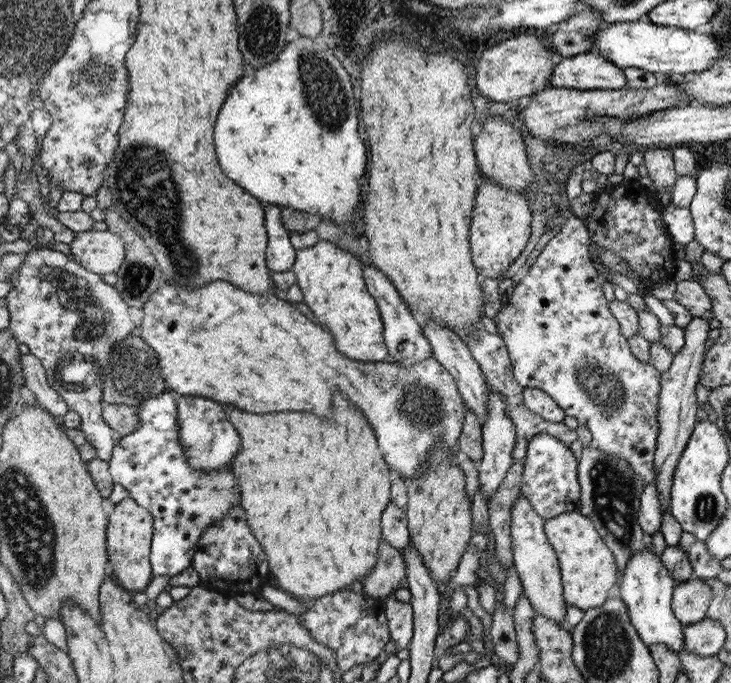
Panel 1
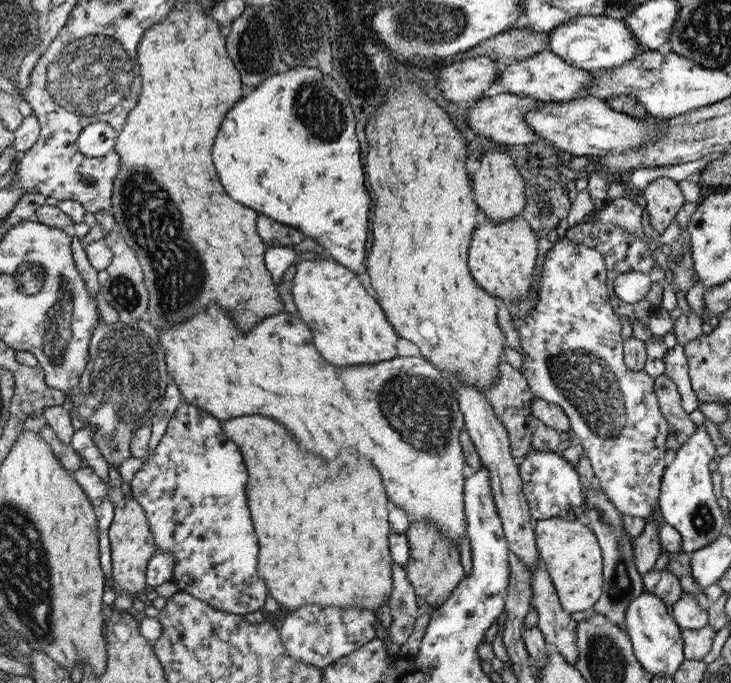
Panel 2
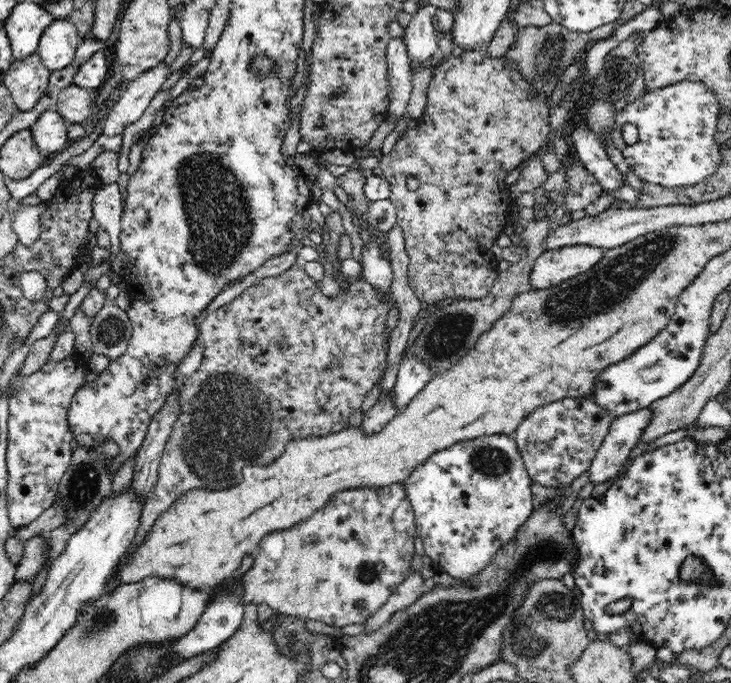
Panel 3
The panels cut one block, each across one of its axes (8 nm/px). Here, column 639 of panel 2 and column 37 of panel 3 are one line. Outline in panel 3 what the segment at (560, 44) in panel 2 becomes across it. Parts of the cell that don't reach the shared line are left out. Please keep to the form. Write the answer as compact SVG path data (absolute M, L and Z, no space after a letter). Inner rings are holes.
M54 19L40 35L35 53L48 71L63 70L74 62L80 42L77 28L69 19Z

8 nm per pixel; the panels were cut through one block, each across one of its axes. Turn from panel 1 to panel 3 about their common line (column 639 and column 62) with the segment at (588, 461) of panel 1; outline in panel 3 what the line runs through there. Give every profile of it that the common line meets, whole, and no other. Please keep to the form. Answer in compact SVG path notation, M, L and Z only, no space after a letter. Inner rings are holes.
M104 439L99 445L96 445L95 447L84 447L80 445L76 450L72 451L71 454L71 459L70 459L70 464L68 465L68 468L66 468L66 472L63 474L63 477L61 478L61 481L59 482L58 488L57 488L57 493L55 494L55 500L59 500L59 504L61 504L61 507L63 508L64 512L67 512L67 521L63 524L60 525L58 528L55 528L54 530L48 531L46 533L43 533L44 539L46 539L46 543L48 543L48 556L46 556L46 563L44 563L44 568L34 576L30 582L32 582L32 595L29 596L30 600L34 598L34 596L40 595L40 592L42 591L42 588L45 586L47 577L48 577L48 572L50 571L51 565L64 553L64 550L66 549L66 545L68 543L68 540L70 539L70 536L72 536L75 532L78 532L84 524L86 524L86 521L91 517L92 512L97 509L97 507L100 506L101 501L110 494L110 490L112 490L112 480L113 476L112 473L110 473L110 469L116 469L116 468L111 468L110 464L112 464L112 460L118 456L120 449L118 450L119 444L116 443L116 441L112 439Z

